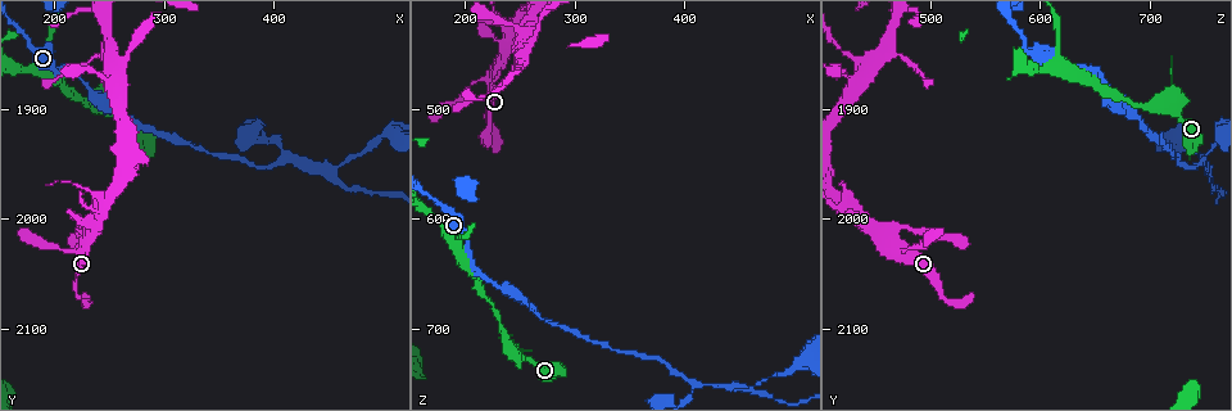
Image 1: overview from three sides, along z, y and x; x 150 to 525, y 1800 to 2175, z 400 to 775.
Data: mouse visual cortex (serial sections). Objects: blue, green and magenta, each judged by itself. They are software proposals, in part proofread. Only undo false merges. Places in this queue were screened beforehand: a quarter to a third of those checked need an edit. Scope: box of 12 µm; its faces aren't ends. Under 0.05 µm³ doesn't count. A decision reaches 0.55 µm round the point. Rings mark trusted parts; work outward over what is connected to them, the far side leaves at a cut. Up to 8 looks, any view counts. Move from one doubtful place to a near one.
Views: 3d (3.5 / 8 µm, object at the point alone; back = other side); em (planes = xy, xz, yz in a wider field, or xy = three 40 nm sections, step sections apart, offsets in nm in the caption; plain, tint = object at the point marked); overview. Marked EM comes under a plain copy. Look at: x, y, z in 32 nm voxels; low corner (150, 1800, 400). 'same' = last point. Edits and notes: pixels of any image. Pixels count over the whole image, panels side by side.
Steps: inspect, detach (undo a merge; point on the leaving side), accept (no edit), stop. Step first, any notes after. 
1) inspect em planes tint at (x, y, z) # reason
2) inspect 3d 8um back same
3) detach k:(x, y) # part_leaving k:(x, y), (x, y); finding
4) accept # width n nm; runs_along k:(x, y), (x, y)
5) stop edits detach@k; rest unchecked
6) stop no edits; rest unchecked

inspect 3d 3.5um at (190, 1862, 624) # arms part here

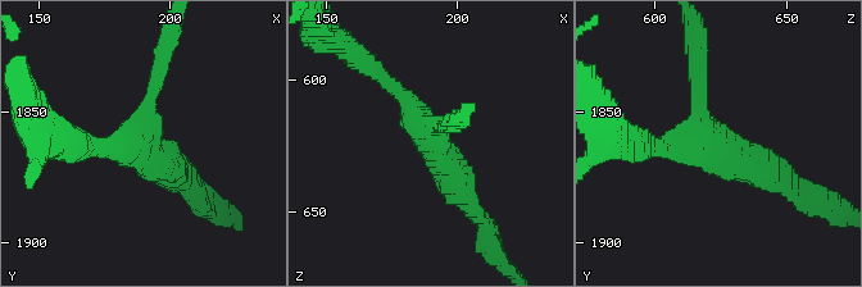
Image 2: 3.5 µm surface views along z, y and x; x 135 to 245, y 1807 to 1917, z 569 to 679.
inspect em xy step 5 tint at (190, 1861, 623) # need the tissue

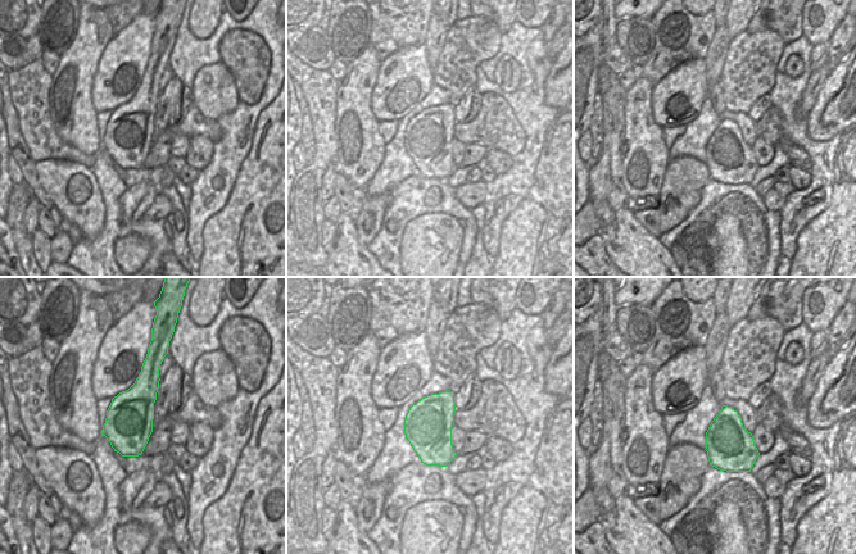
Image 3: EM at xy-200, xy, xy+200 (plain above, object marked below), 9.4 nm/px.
detach 2:(701, 60) # width 460 nm; part_leaving 2:(699, 108), (695, 33); a second cell is stuck on

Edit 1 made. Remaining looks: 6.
inspect overview

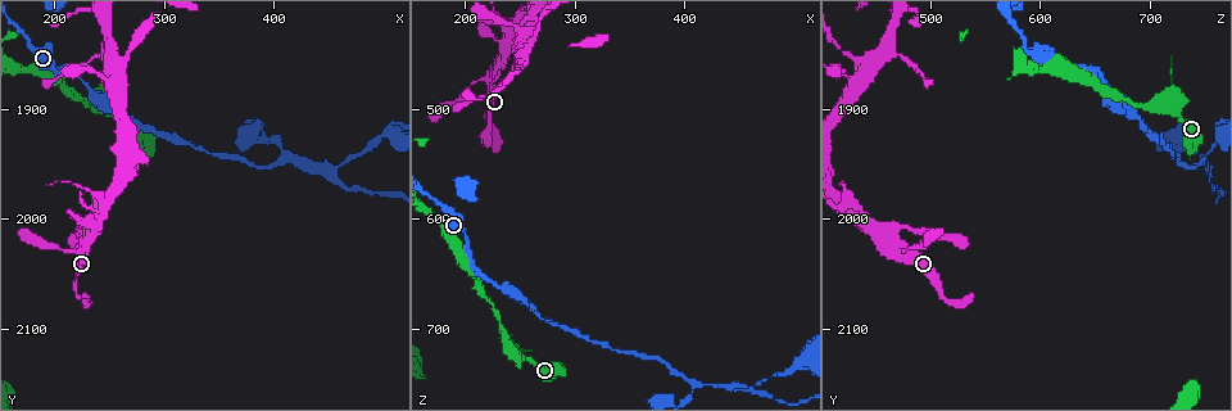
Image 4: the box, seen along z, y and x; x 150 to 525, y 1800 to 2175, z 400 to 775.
inspect 3d 3.5um at (228, 2018, 466) # four arms meet

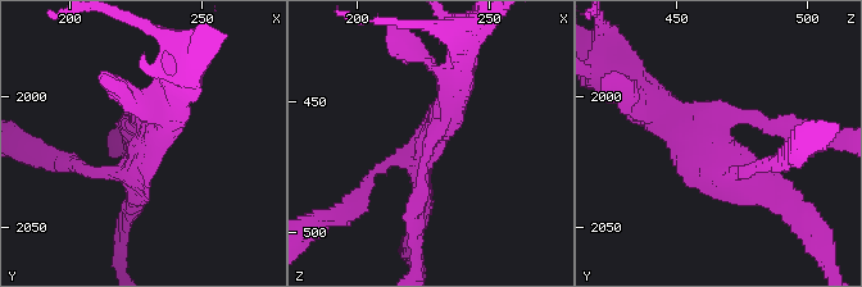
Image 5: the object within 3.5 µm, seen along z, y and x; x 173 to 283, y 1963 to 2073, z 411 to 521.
inspect em xy step 2 tint at (228, 2019, 467)

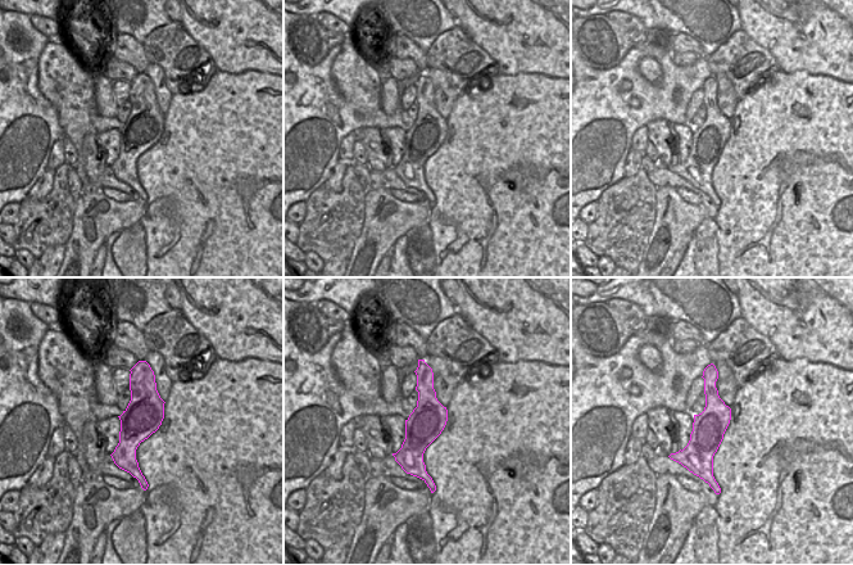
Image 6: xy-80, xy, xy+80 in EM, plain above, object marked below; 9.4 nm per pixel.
accept # width 340 nm; runs_along 6:(421, 366), (425, 477); continuous, no second cell

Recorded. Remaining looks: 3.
inspect 3d 3.5um at (254, 1874, 430) # four-way junction

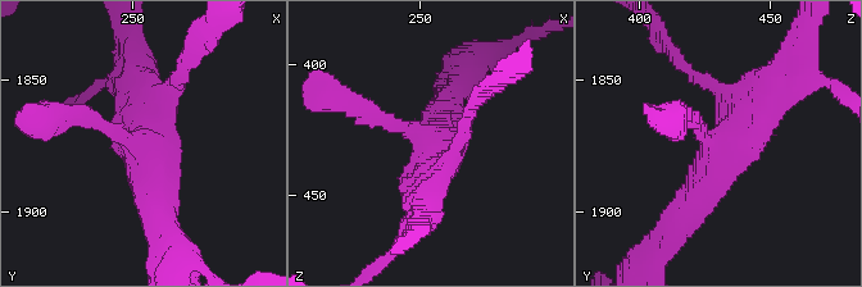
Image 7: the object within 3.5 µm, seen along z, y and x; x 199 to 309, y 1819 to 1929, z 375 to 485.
inspect em xy step 1 tint at (254, 1876, 432) # arms 4; arm_widths 200, 200, 350, 400 nm

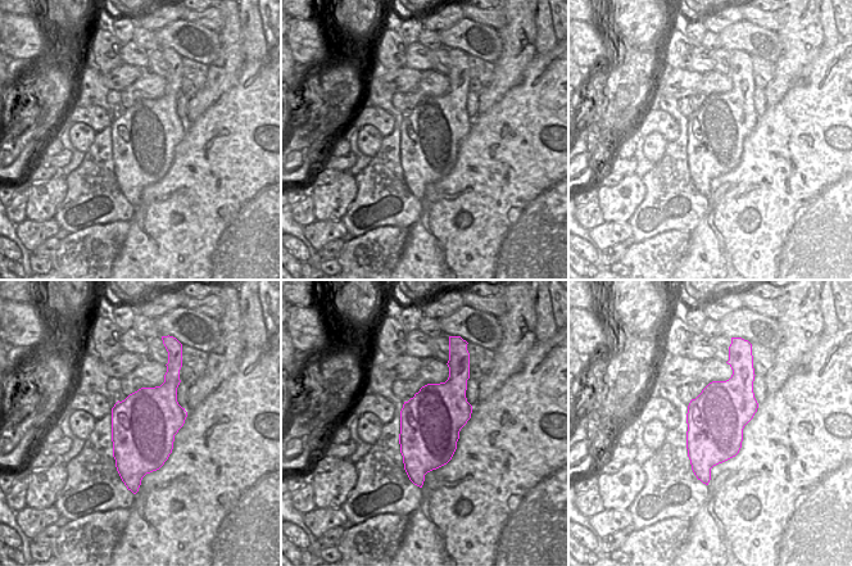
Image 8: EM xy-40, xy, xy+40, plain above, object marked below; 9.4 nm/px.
accept # width 600 nm; runs_along 7:(677, 218), (779, 77); all the same cell

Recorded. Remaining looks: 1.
stop edits detach@2; rest unchecked

